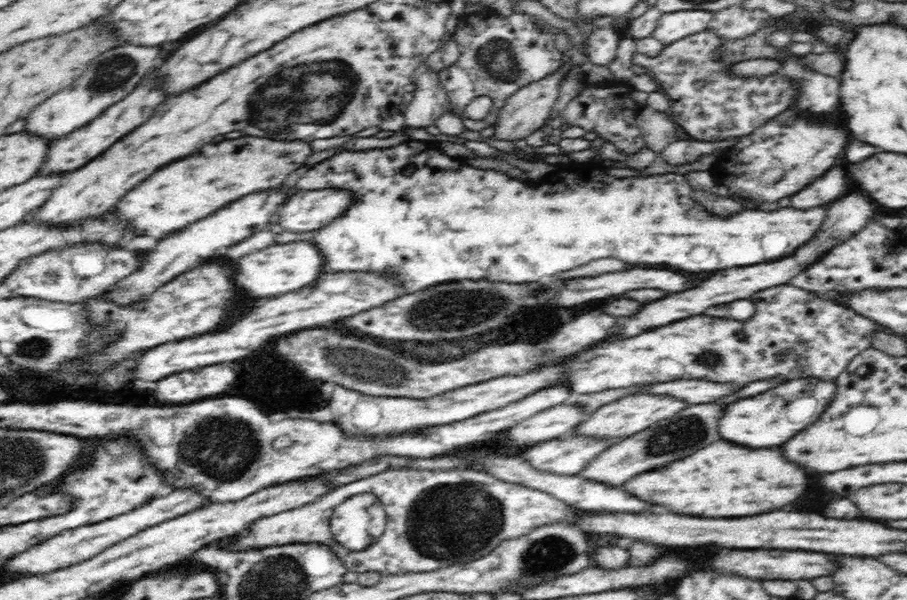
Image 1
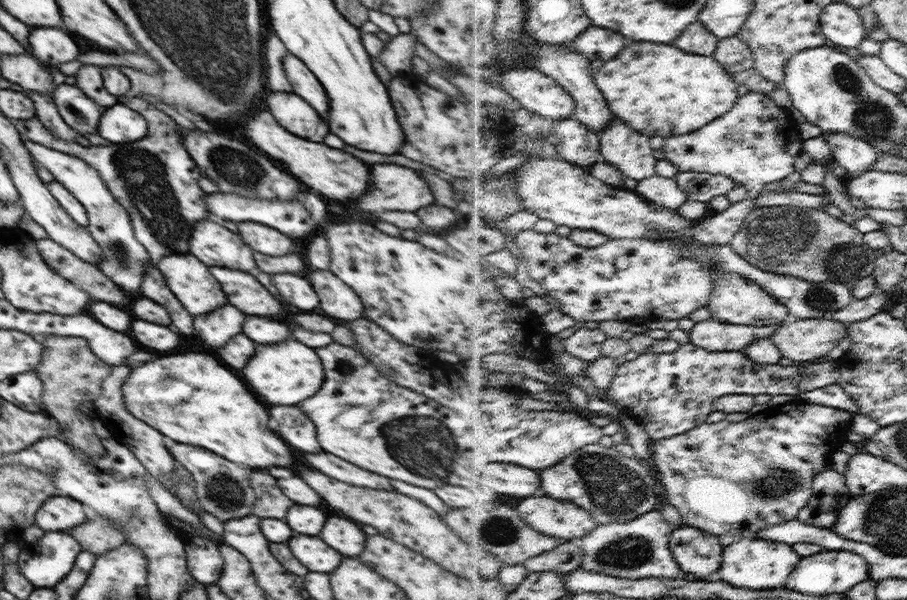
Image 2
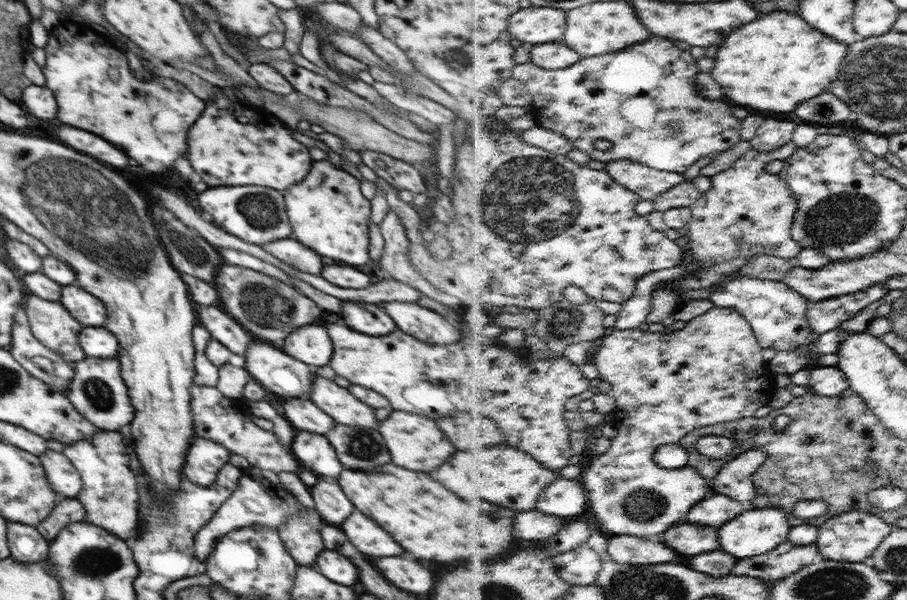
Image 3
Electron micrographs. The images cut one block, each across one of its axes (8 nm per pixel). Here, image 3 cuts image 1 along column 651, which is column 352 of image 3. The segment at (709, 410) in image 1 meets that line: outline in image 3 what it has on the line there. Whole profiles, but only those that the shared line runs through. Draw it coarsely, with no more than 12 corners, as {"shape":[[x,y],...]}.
{"shape":[[336,424],[326,438],[350,470],[390,462],[378,430]]}

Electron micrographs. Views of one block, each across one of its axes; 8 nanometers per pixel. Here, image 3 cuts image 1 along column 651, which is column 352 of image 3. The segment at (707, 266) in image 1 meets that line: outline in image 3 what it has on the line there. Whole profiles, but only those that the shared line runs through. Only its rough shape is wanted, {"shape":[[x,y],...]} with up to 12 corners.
{"shape":[[329,159],[282,191],[292,238],[370,260],[371,201]]}

